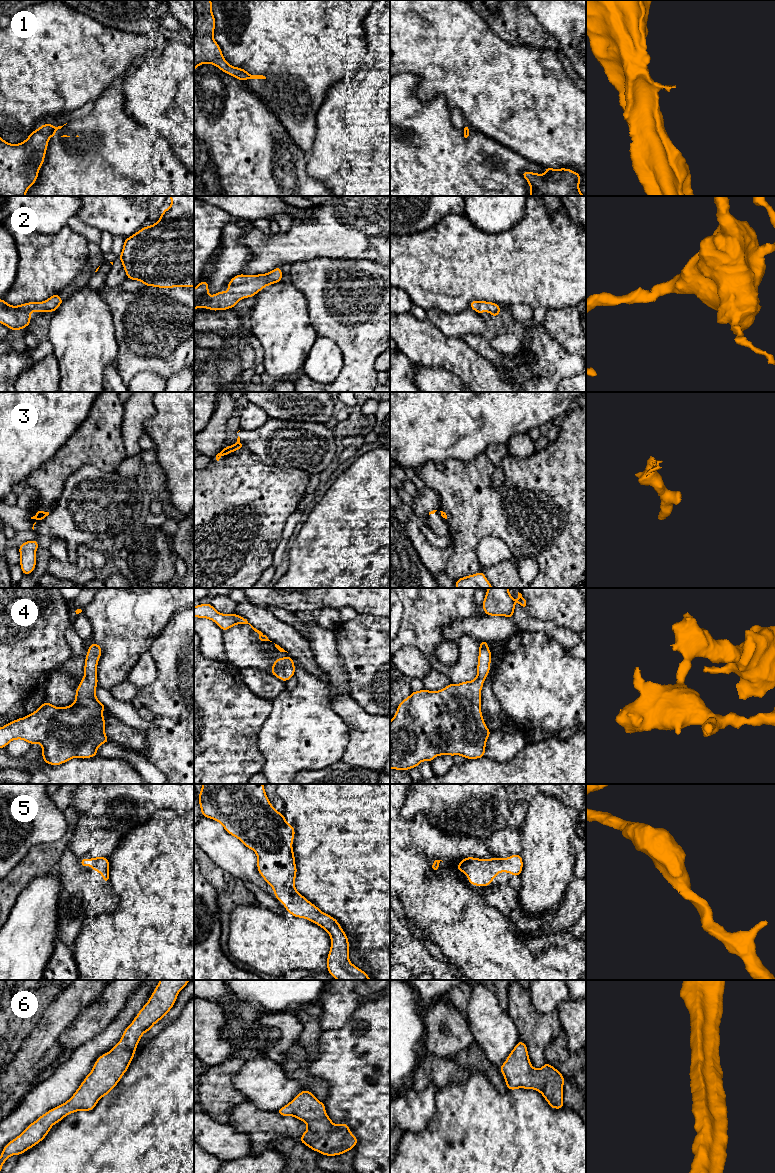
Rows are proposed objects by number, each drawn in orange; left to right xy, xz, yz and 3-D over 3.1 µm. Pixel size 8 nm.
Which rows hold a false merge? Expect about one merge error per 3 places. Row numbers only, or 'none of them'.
1, 3

